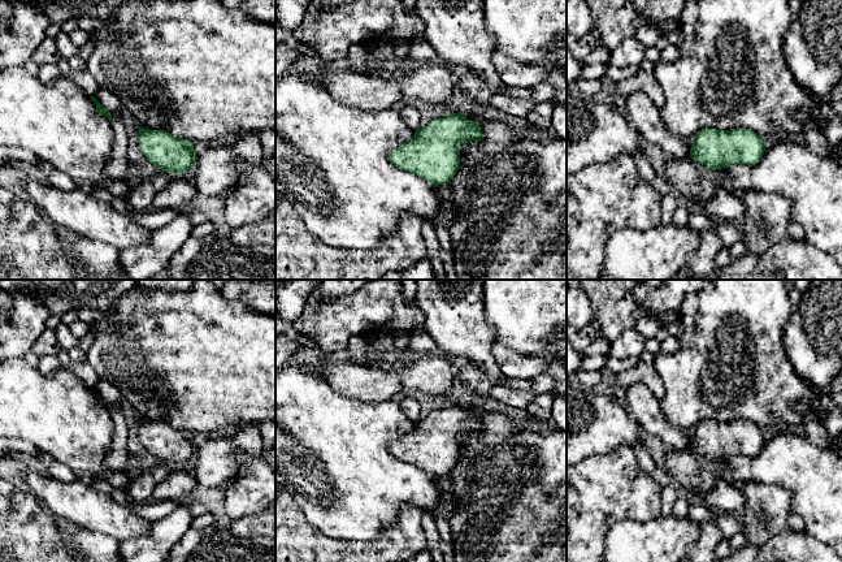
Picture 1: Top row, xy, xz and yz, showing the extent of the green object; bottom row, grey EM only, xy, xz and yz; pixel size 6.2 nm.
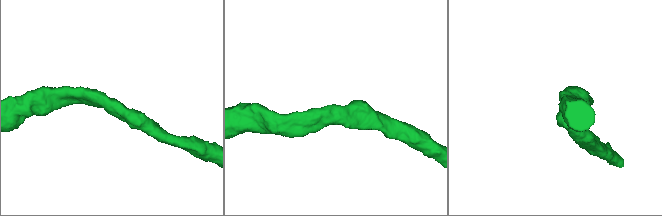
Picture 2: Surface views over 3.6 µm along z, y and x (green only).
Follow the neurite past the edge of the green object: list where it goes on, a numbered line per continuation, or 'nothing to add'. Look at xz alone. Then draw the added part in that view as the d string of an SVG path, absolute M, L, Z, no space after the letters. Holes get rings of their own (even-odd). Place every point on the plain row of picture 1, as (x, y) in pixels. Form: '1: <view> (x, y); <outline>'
nothing to add

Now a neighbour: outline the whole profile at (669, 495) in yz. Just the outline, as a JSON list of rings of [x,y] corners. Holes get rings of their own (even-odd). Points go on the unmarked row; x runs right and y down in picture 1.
[[[668,484],[667,487],[661,488],[661,515],[668,516],[672,514],[673,505],[678,498],[677,490],[674,485]]]

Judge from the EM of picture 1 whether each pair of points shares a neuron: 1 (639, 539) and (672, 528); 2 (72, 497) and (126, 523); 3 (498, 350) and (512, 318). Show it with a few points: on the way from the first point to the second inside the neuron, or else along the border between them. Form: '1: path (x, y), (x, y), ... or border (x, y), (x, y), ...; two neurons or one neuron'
1: path (647, 539), (662, 539), (664, 536); one neuron
2: path (85, 508), (113, 519); one neuron
3: border (498, 341), (521, 354), (529, 355); two neurons

